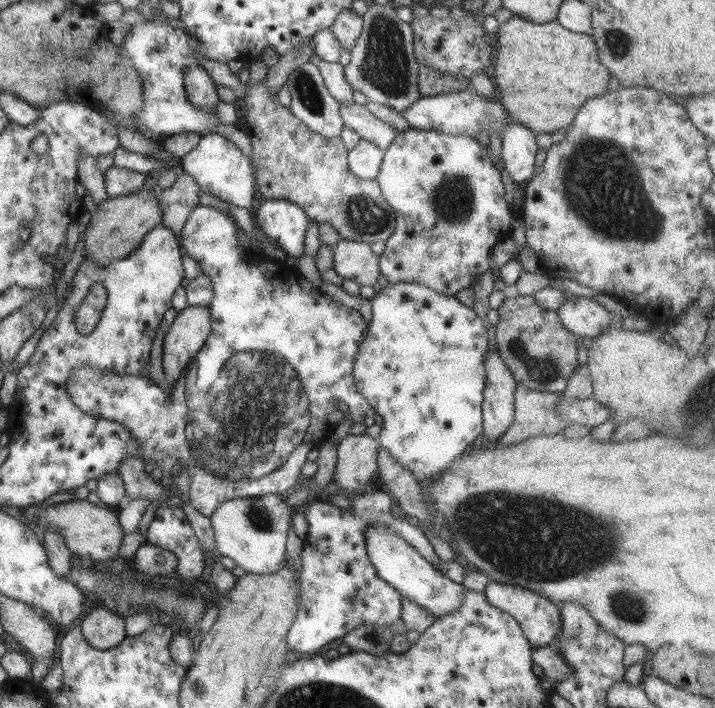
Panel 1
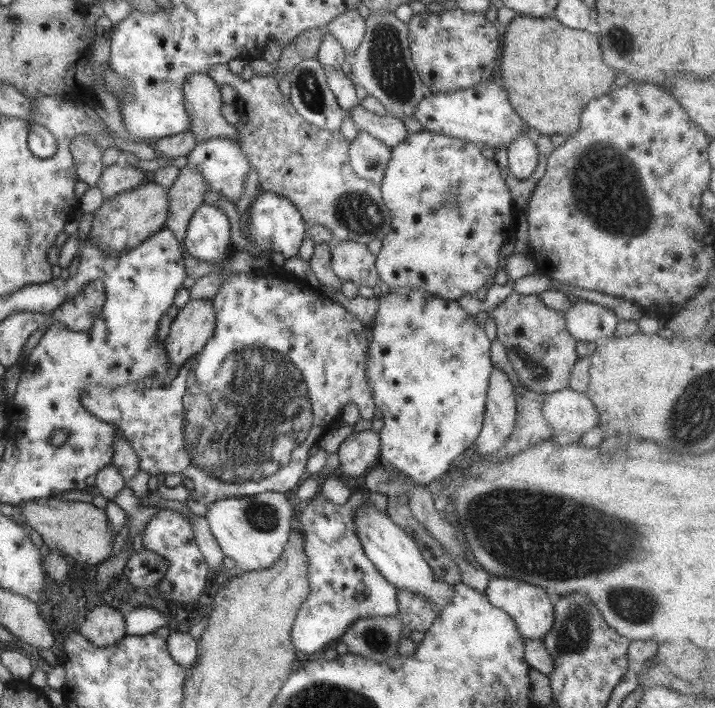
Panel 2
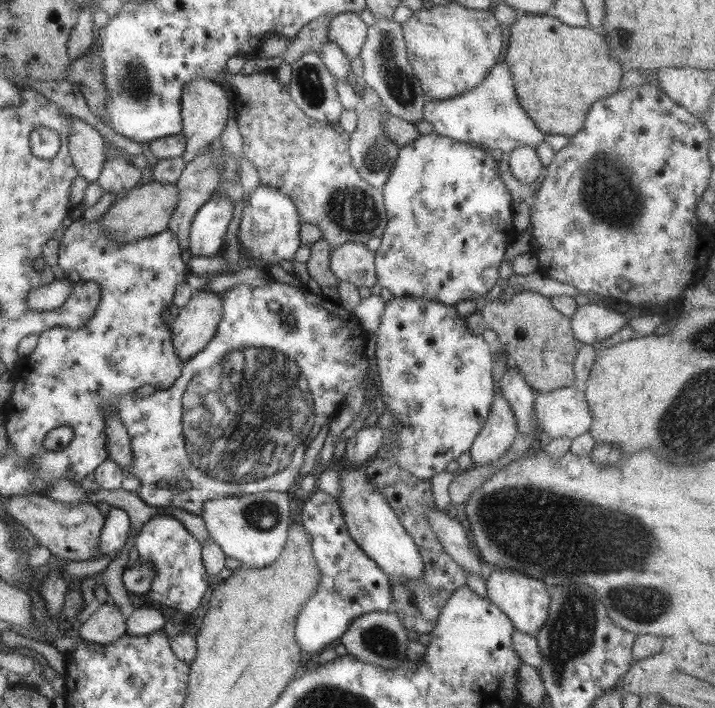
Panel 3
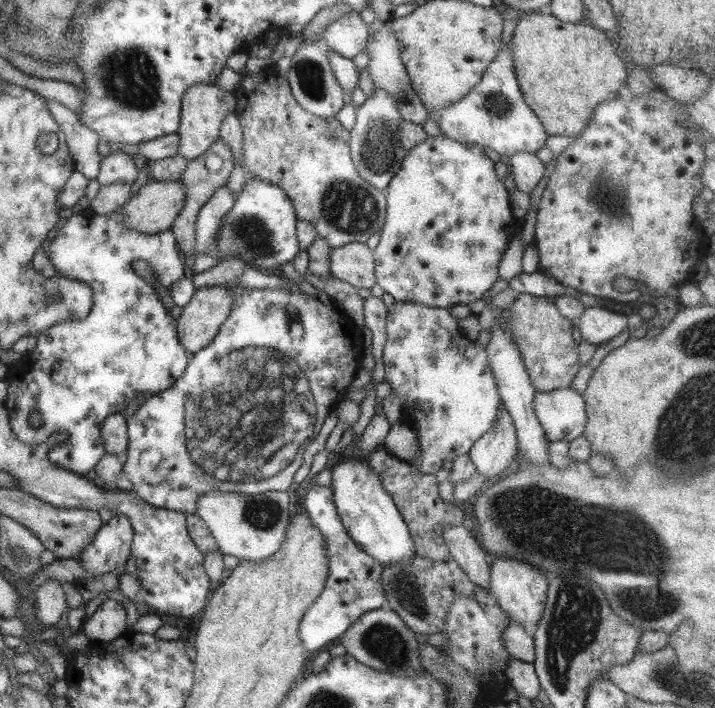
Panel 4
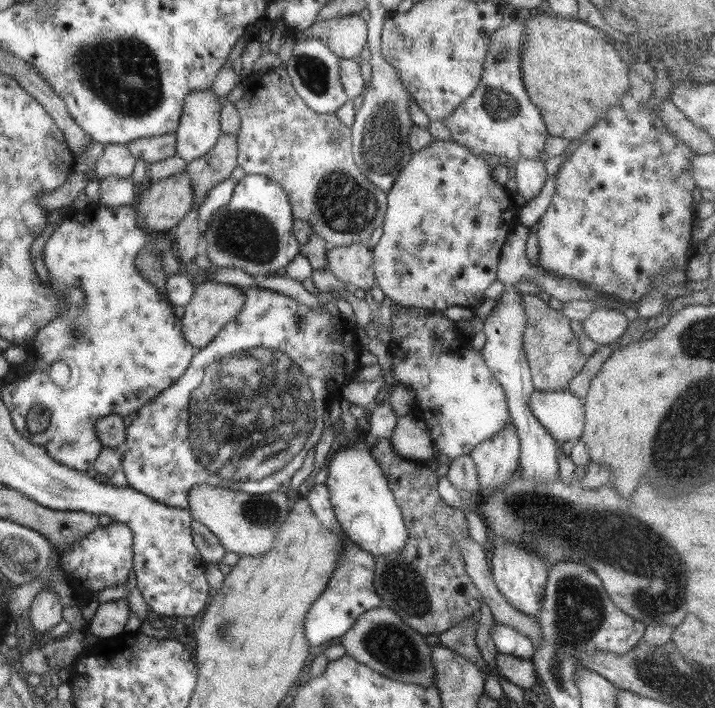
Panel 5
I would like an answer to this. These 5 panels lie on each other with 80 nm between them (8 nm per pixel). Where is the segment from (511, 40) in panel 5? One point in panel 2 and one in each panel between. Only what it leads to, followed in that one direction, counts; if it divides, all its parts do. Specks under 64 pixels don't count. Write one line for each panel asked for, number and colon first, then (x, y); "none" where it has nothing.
2: (481, 115)
3: (489, 114)
4: (493, 113)

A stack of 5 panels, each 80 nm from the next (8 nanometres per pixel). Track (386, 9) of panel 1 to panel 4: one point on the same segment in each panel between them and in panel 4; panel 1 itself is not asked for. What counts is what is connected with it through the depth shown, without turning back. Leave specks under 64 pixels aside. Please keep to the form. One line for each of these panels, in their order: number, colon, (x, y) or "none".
2: (381, 64)
3: (385, 68)
4: (386, 71)

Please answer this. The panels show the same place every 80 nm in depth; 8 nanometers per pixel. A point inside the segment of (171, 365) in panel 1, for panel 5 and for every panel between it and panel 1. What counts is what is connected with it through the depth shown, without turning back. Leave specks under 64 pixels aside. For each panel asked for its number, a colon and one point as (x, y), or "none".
2: (192, 327)
3: (194, 326)
4: (209, 307)
5: (212, 305)

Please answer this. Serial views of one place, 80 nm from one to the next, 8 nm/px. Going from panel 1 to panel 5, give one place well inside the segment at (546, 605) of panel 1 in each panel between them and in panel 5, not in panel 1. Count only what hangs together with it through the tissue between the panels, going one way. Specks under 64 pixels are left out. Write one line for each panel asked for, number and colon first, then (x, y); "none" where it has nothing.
2: (529, 607)
3: (524, 600)
4: (519, 589)
5: (519, 574)

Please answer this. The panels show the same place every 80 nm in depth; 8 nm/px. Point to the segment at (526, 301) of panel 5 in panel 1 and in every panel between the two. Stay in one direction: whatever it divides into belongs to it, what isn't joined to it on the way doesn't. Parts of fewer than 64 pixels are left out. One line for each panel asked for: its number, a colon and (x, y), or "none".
1: (540, 354)
2: (541, 351)
3: (539, 340)
4: (543, 336)

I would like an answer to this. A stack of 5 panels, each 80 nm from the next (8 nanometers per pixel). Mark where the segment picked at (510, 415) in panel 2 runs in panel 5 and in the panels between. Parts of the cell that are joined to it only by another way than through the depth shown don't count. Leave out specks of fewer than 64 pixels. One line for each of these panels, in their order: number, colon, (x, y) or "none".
3: (497, 435)
4: (491, 454)
5: (495, 459)

